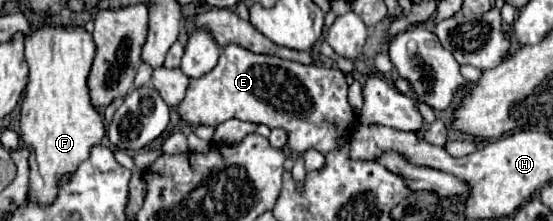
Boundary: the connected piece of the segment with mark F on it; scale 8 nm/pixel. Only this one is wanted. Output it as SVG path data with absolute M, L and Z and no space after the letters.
M46 17L38 21L40 25L30 25L30 33L24 35L30 73L20 111L20 139L30 149L30 199L48 205L58 193L62 175L74 173L88 159L90 149L102 141L106 129L90 103L86 85L96 51L92 35L80 25L54 27Z

